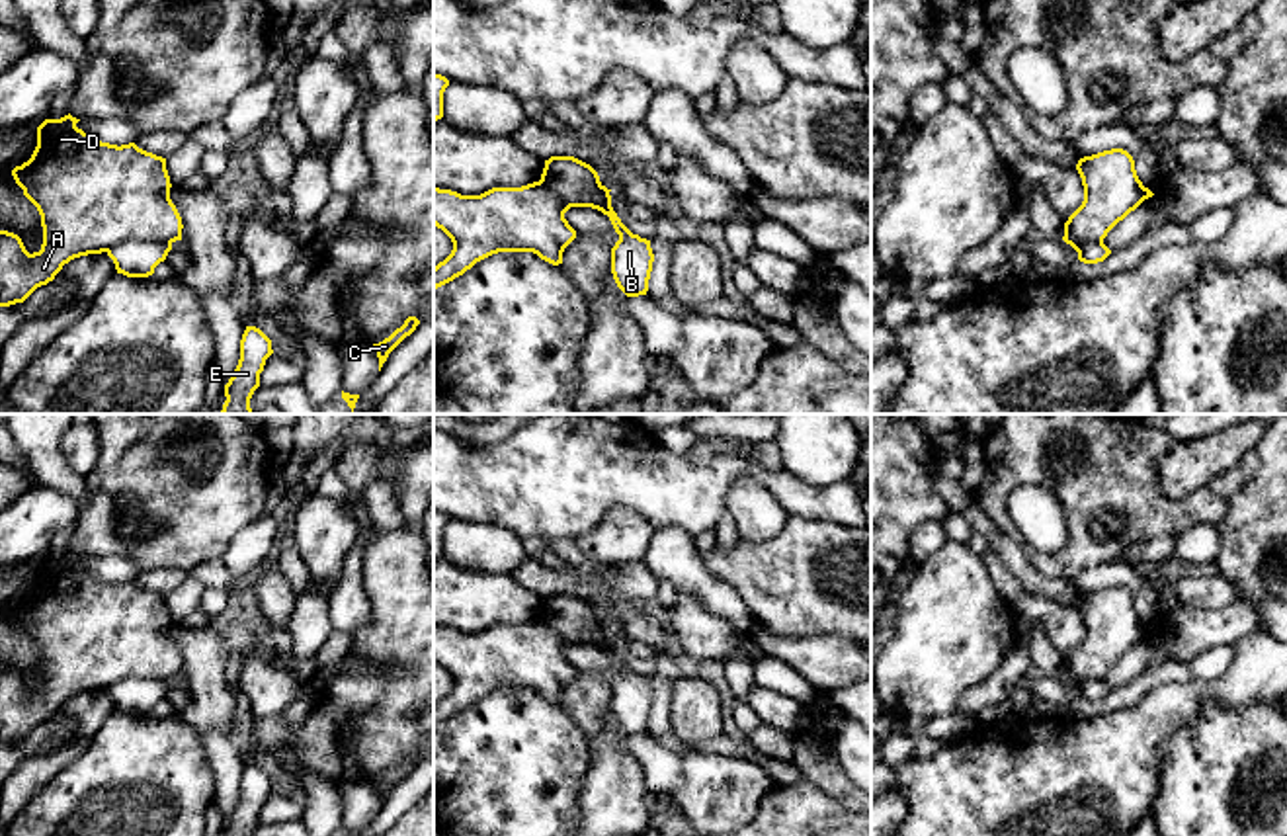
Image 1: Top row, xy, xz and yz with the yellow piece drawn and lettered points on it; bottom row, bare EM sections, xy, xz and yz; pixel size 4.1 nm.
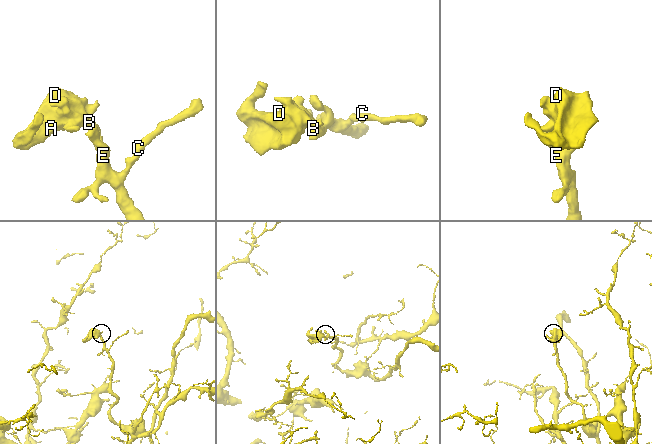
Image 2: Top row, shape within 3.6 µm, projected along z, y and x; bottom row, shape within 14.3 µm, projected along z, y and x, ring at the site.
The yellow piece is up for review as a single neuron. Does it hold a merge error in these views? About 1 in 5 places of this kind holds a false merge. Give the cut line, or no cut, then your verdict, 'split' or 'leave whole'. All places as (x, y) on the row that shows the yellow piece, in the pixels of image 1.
xy (170, 243), (120, 241), (108, 252) | split

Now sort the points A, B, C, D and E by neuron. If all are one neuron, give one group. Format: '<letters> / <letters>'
A D / B C E

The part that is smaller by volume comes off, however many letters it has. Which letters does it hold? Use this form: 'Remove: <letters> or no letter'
Remove: A, D

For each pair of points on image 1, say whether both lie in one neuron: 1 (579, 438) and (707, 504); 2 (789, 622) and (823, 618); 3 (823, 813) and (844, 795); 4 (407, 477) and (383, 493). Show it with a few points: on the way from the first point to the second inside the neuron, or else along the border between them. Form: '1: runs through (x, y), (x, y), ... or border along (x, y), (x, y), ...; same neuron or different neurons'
1: runs through (610, 463), (622, 463), (676, 493); same neuron
2: runs through (797, 618), (815, 618); same neuron
3: border along (803, 780), (832, 795), (850, 811); different neurons
4: border along (379, 477), (393, 487), (401, 514), (407, 520); different neurons

